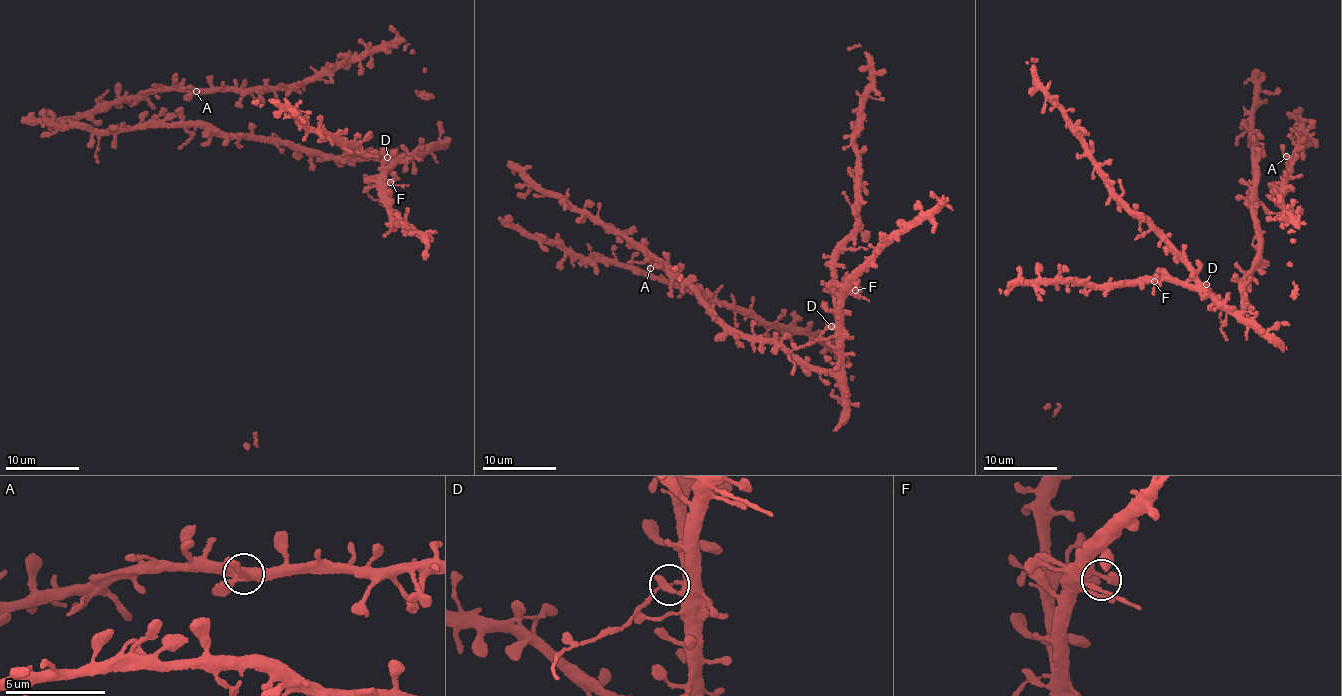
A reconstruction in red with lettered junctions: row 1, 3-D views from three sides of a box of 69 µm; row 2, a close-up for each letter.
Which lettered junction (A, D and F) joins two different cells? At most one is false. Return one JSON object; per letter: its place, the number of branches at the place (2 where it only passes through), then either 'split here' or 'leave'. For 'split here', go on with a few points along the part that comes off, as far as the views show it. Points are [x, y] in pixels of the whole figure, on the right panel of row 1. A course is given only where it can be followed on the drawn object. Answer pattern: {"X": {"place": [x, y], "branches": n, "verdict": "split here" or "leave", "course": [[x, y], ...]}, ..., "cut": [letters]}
{"A": {"place": [1286, 156], "branches": 2, "verdict": "leave"}, "D": {"place": [1206, 284], "branches": 2, "verdict": "split here", "course": [[1205, 284], [1221, 311], [1221, 332], [1227, 340]]}, "F": {"place": [1154, 281], "branches": 2, "verdict": "leave"}, "cut": ["D"]}

